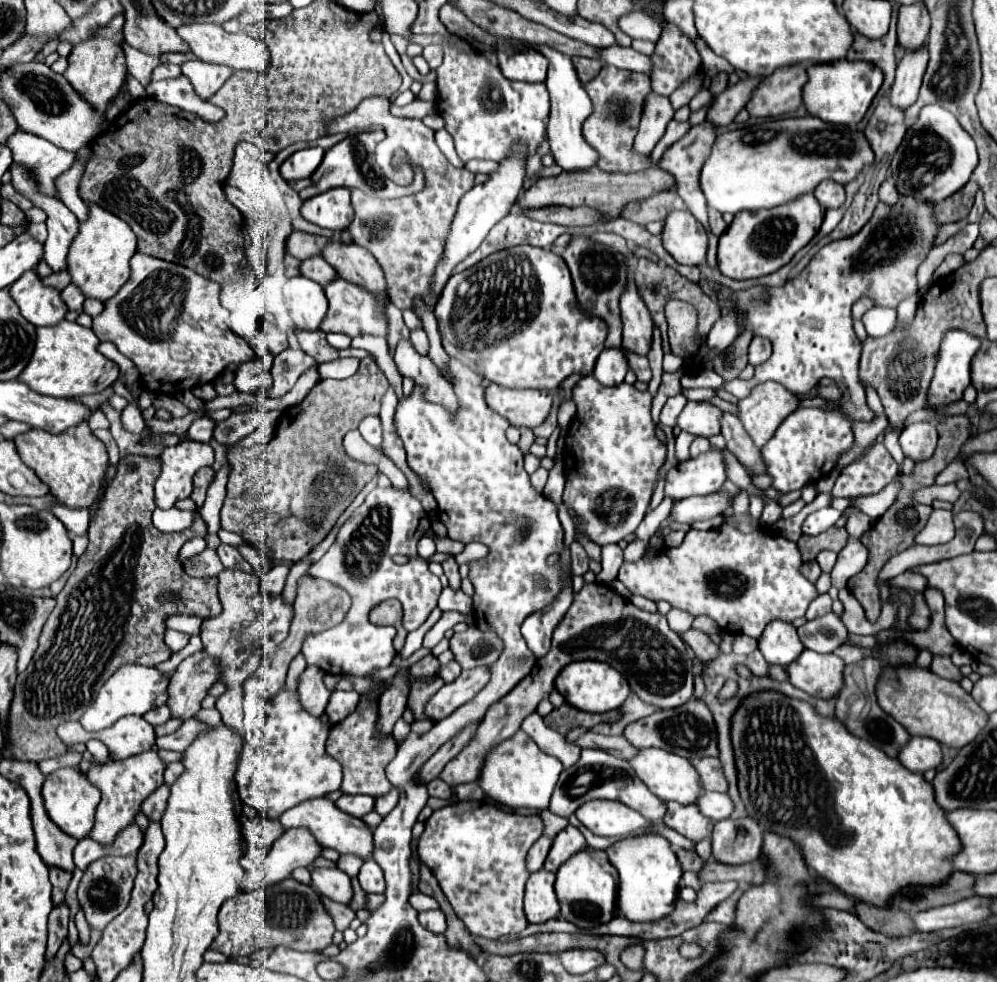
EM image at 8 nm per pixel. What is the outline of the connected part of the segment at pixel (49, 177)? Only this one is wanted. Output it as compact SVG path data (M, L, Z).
M21 129L19 133L9 137L7 147L13 153L13 163L31 171L39 193L43 193L45 197L59 199L55 181L61 173L71 169L75 153L59 149L57 145L51 145L49 141L43 141L41 137L35 137Z

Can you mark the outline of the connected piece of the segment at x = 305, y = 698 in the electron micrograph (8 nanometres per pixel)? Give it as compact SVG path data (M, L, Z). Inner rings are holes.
M305 669L299 677L299 703L305 711L309 711L315 717L321 717L325 711L325 705L329 701L329 691L323 685L323 671L321 669Z

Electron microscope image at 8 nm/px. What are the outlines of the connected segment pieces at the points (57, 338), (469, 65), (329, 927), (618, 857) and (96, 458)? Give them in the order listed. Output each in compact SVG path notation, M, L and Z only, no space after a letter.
M65 319L55 327L39 327L33 357L17 379L41 395L83 397L101 393L119 377L119 367L97 351L97 343L99 339L91 329Z
M419 35L419 45L439 45L443 47L443 63L437 69L437 113L445 119L445 129L455 141L455 151L463 163L471 159L491 159L501 161L509 155L509 149L513 143L523 143L529 149L529 155L535 153L535 149L545 139L545 119L549 117L549 93L545 83L519 83L519 81L507 81L503 77L501 69L495 67L487 57L475 51L463 51L461 47L453 47L447 43L441 35Z
M285 879L269 889L239 891L235 897L227 899L219 909L219 937L211 943L211 949L223 953L229 959L249 957L265 947L291 947L297 951L323 951L331 945L335 933L333 919L327 915L321 895L315 895L313 885L303 885L295 879Z
M637 835L605 849L609 863L619 871L619 911L631 921L657 921L675 909L681 881L681 865L665 837Z
M81 423L69 431L63 431L59 435L51 435L51 433L43 433L43 431L27 431L17 435L15 439L17 451L23 459L25 465L29 465L45 485L49 485L49 493L65 507L69 509L89 509L99 497L101 497L101 489L105 483L105 473L109 467L109 457L107 457L107 449L105 445L91 433L87 423Z

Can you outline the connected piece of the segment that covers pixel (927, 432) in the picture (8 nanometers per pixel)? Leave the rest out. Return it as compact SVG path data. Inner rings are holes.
M929 421L913 423L899 433L899 445L907 459L915 463L927 461L937 445L937 429Z

